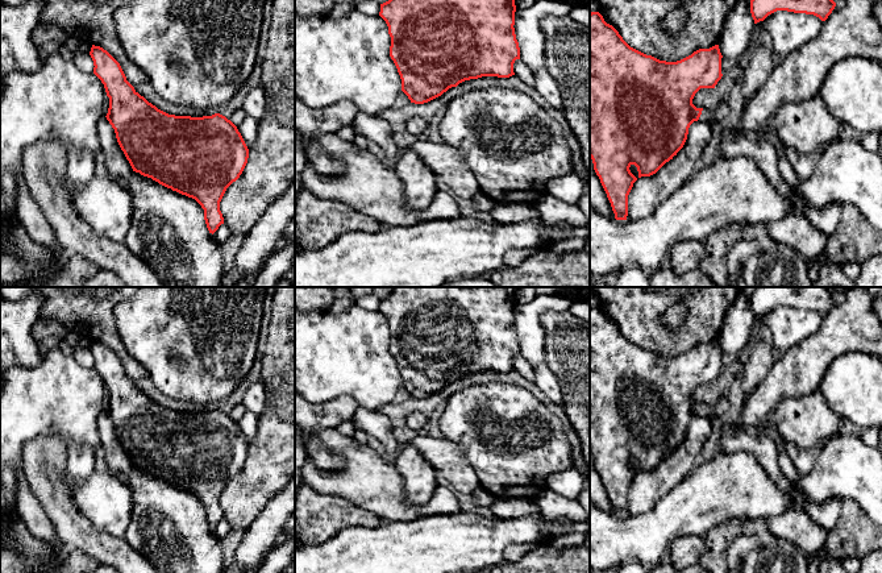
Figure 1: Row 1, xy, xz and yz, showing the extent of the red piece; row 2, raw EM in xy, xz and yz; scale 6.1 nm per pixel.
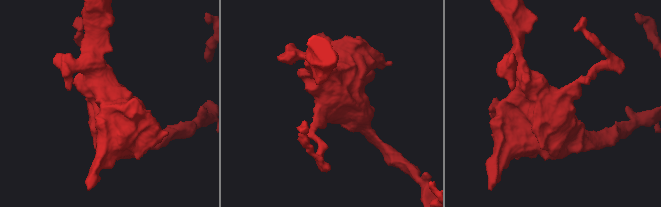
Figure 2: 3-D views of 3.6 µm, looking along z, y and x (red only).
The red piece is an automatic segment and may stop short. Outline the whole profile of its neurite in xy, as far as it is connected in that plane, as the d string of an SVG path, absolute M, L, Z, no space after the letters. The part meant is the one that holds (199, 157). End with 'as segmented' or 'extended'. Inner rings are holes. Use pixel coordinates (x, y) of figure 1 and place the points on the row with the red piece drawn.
M92 45L90 55L93 74L109 97L105 117L133 171L195 199L204 209L207 228L213 234L224 224L220 202L226 188L240 178L249 158L249 149L237 126L220 113L203 117L169 115L134 90L120 63L107 50Z | as segmented

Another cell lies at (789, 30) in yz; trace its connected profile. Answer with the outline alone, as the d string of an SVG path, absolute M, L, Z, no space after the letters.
M777 11L765 20L765 30L773 40L773 49L782 59L807 45L821 30L824 21L814 14Z

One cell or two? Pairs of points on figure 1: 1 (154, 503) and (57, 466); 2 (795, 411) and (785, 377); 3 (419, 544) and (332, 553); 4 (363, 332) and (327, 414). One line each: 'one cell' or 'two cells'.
1: two cells
2: two cells
3: one cell
4: two cells

